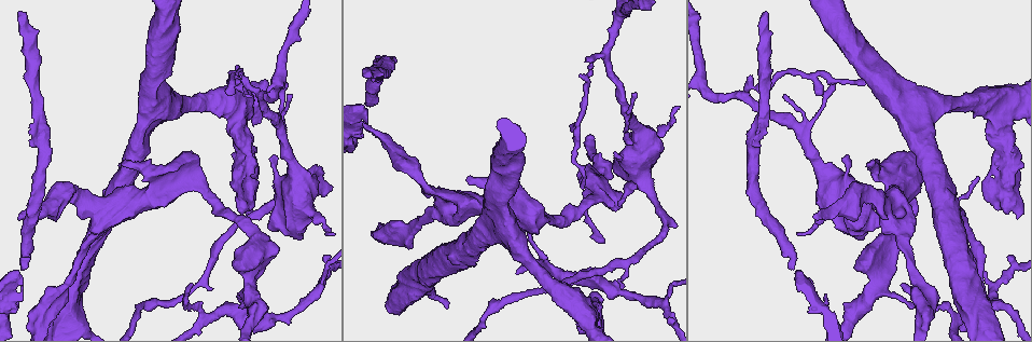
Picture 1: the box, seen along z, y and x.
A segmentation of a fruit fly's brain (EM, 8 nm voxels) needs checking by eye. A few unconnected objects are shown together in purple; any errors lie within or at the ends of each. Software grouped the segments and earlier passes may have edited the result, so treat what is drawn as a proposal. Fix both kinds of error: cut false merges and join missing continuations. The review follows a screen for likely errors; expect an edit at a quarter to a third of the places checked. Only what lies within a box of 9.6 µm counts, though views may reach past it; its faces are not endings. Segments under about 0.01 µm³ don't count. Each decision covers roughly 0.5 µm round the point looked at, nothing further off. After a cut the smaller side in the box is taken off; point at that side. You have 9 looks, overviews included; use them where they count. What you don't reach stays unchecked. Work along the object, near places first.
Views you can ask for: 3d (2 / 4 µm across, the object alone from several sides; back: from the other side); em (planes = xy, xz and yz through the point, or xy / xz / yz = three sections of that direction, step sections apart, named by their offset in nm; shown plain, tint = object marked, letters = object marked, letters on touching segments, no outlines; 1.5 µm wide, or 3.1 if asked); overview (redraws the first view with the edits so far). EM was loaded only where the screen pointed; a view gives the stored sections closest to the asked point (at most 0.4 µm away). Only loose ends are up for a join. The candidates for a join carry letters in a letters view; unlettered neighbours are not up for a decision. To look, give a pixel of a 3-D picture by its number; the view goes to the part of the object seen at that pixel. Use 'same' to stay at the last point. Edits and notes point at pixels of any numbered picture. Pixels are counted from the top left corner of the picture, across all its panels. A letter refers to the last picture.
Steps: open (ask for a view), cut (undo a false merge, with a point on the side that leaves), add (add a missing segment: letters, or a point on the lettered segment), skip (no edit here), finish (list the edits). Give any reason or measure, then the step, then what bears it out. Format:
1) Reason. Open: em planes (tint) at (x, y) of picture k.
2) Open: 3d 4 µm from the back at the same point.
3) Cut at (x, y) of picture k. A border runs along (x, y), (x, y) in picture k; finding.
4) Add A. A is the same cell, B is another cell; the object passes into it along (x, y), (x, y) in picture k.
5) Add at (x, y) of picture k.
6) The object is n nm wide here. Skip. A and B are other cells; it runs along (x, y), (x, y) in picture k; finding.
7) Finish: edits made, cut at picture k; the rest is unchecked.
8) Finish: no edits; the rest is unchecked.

Tapers out. Open: 3d 4 µm from the back at (602, 241) of picture 1.

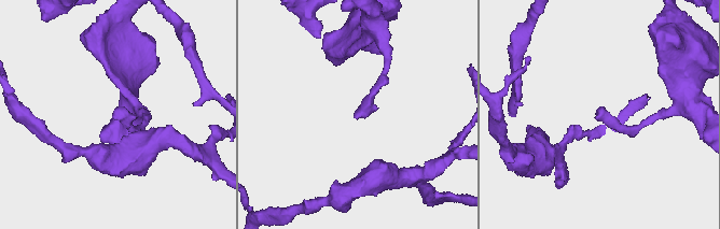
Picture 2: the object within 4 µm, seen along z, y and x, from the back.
Open: em xz step 8 (tint) at (112, 115) of picture 2.

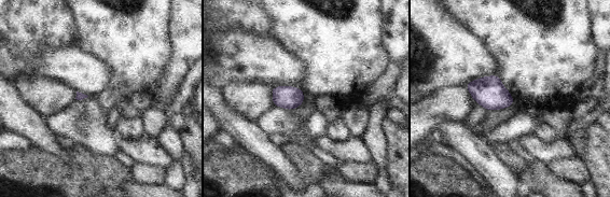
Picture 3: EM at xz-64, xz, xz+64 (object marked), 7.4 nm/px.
Cut it another way. Open: em planes (letters) at the same point.

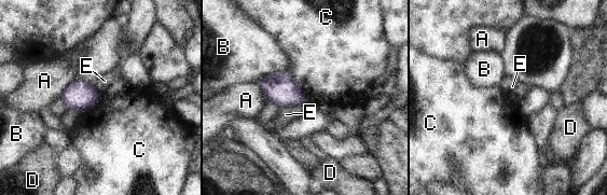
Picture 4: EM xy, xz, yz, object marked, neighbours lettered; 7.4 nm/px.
Skip. A, B, C, D and E are other cells; a border runs along (290, 71), (306, 99) in picture 4; no lettered segment goes on from it.

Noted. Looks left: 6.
An open end. Open: 3d 2 µm at (904, 284) of picture 1.

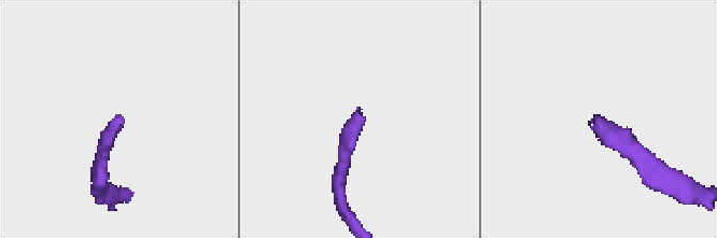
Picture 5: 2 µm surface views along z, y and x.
Now the EM. Open: em xz step 8 (letters) at (124, 119) of picture 5.

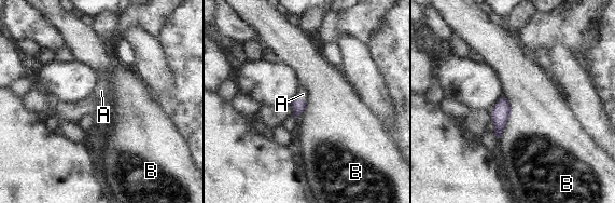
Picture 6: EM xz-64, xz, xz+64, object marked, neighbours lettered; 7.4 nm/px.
The longest contact is with B, 340 nm. Add at (303, 94) of picture 6. A is the same cell, B is another cell; the object passes into it along (299, 106), (299, 100), (303, 94) in picture 6; it goes on there.

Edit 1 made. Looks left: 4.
Tapers out. Open: em planes (tint) at (238, 66) of picture 1.

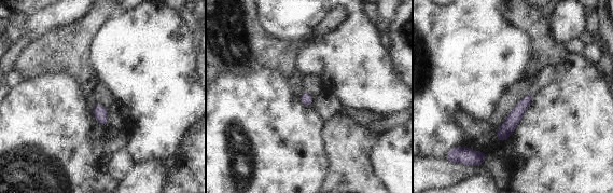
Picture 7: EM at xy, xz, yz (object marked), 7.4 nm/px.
See the neighbours. Open: em planes (letters) at the same point.

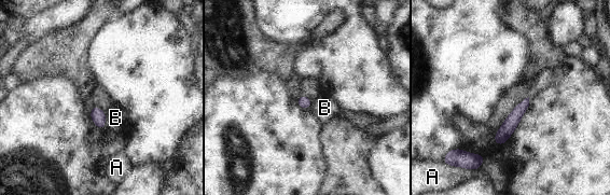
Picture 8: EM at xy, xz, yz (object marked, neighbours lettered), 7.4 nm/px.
The object is 90 nm wide here. Skip. A and B are other cells; it runs along (526, 101), (509, 127), (497, 140) in picture 8; none of them fits.

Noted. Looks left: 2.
Thin end. Open: em xz step 8 (plain) at (835, 84) of picture 1.

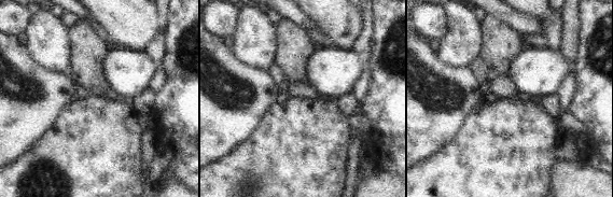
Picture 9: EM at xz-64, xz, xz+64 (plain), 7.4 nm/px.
Open: em xz step 8 (letters) at the same point.

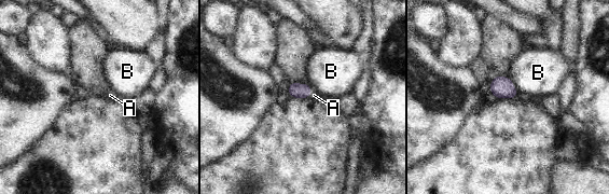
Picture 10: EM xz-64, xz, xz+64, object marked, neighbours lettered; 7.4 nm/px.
The longest contact is with B, 150 nm. Add at (314, 95) of picture 10. A is the same cell, B is another cell; the cell continues.

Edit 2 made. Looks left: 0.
Finish: edits made, add at picture 6, add at picture 10; the rest is unchecked.

